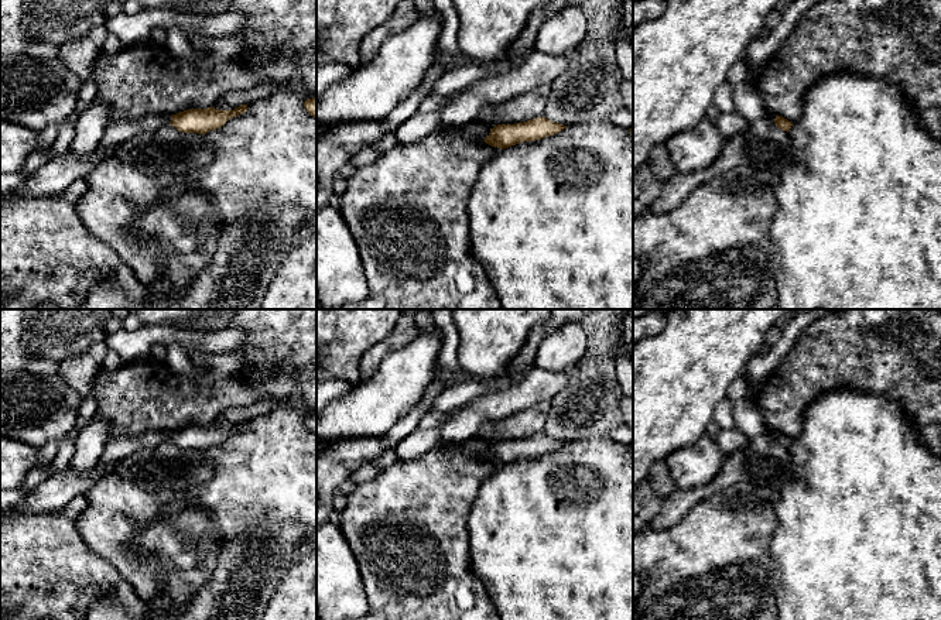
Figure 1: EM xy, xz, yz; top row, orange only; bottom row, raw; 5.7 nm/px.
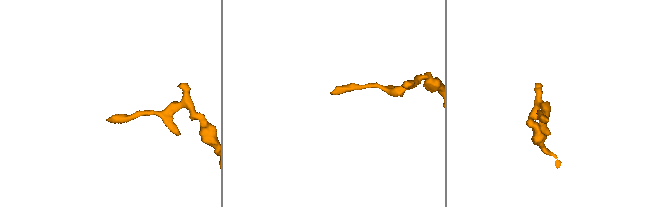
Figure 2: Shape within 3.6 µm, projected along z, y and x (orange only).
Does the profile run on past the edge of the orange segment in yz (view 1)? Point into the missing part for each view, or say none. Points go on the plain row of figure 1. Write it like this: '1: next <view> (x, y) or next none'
1: next none

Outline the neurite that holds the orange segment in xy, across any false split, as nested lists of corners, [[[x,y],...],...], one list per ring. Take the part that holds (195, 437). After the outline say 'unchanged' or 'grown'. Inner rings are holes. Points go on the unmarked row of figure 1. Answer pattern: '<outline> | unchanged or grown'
[[[247,421],[233,427],[189,425],[171,432],[170,441],[181,449],[206,451],[211,446],[220,445],[229,435],[247,428]]] | unchanged

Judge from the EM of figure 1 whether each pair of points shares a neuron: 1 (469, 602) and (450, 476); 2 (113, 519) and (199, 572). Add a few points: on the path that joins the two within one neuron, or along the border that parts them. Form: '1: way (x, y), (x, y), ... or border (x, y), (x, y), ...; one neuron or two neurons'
1: way (450, 571), (450, 507); one neuron
2: way (113, 547), (137, 571), (151, 576), (171, 578); one neuron

